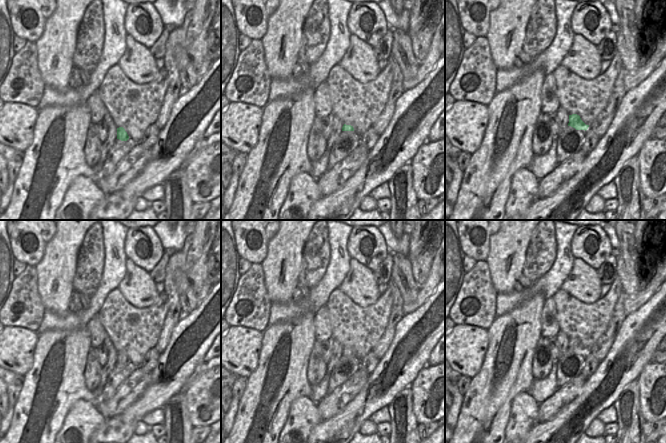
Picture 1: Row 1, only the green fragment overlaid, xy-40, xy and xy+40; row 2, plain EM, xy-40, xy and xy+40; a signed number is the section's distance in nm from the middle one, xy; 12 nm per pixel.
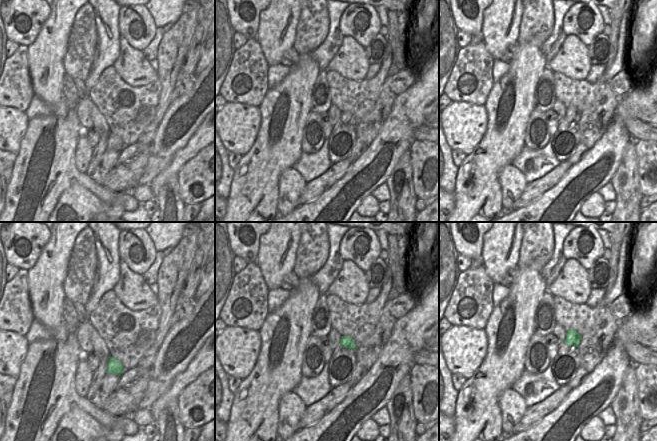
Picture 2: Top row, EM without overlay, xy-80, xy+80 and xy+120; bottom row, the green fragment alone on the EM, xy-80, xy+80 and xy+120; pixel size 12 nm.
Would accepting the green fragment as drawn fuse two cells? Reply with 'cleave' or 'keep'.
keep

